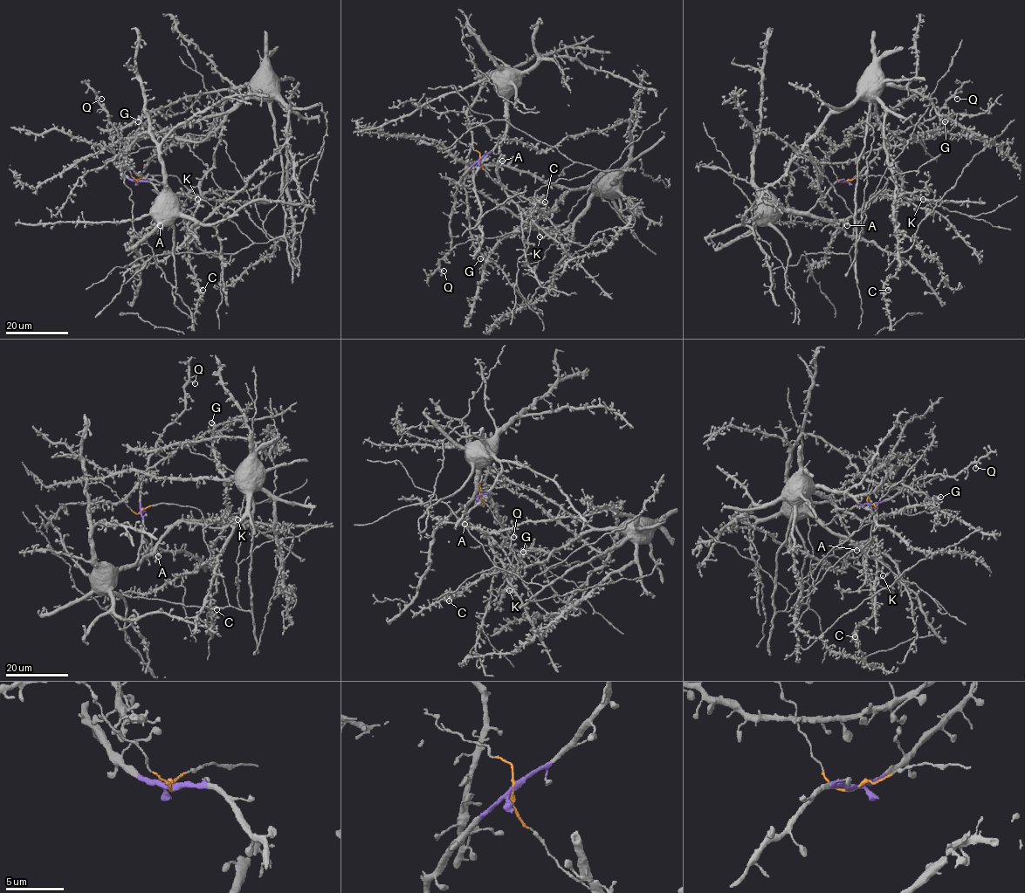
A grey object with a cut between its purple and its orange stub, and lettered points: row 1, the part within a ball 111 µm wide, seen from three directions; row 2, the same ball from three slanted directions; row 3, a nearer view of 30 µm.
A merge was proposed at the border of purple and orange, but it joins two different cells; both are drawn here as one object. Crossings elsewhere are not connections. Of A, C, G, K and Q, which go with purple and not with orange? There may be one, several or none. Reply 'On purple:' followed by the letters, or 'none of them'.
On purple: A, G, K, Q

